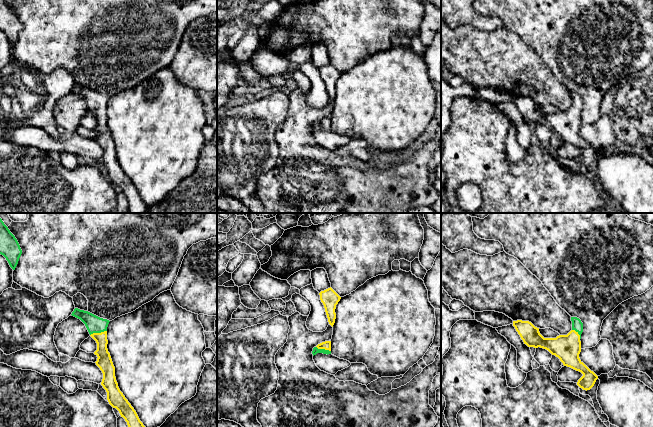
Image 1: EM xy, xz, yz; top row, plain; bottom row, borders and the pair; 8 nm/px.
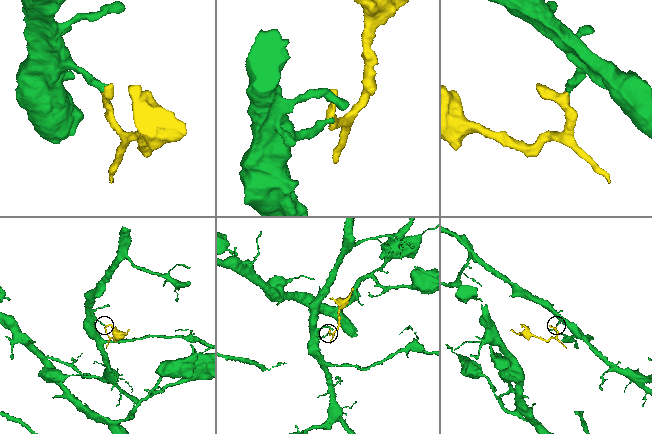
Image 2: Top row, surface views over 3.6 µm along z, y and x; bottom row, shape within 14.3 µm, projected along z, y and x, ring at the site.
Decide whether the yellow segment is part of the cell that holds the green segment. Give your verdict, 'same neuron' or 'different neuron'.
same neuron

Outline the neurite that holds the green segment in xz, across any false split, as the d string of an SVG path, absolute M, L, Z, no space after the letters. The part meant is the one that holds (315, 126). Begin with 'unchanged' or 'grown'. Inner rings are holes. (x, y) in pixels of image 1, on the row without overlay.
grown | M325 117L318 120L316 123L313 124L312 130L313 132L317 129L323 130L331 130L331 117Z

